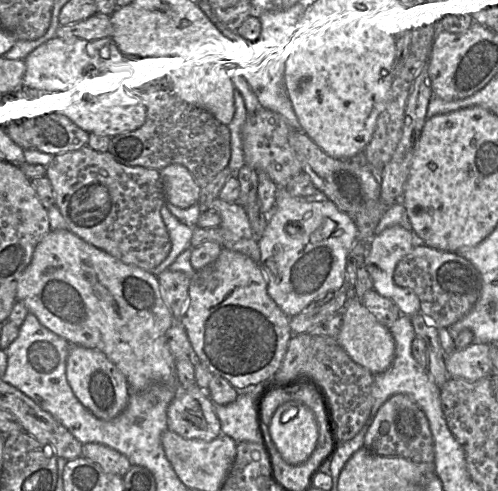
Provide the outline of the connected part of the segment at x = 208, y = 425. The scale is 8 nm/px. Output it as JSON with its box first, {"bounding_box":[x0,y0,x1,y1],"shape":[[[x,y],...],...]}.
{"bounding_box":[167,387,222,441],"shape":[[[198,387],[180,390],[167,410],[168,429],[185,439],[212,441],[222,434],[215,404]]]}

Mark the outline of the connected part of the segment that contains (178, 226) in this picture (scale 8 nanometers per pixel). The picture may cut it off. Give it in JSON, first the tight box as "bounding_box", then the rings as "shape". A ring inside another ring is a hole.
{"bounding_box":[150,204,194,277],"shape":[[[164,204],[161,208],[161,217],[168,230],[171,240],[171,251],[167,258],[150,271],[157,277],[175,261],[175,259],[186,249],[191,248],[191,240],[194,233],[194,227],[187,226],[180,222]]]}

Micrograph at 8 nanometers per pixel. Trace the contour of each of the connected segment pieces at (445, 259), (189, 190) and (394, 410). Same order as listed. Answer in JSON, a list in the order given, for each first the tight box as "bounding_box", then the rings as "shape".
[{"bounding_box":[394,245,482,328],"shape":[[[415,245],[394,271],[394,282],[414,291],[420,302],[420,313],[436,328],[448,328],[464,317],[475,305],[482,289],[482,277],[475,266],[456,252],[439,251],[426,245]]]},{"bounding_box":[159,163,201,209],"shape":[[[173,163],[159,172],[167,203],[187,209],[199,202],[201,187],[186,166]]]},{"bounding_box":[363,394,434,464],"shape":[[[395,394],[379,408],[364,437],[363,447],[386,457],[403,457],[417,463],[434,464],[434,442],[428,419],[407,394]]]}]

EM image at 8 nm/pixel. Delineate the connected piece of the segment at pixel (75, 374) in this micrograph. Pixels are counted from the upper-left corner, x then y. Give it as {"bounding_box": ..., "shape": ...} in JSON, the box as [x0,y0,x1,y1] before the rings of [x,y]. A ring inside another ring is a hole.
{"bounding_box":[66,345,130,419],"shape":[[[71,345],[66,361],[66,379],[80,403],[99,419],[114,419],[128,404],[130,389],[125,376],[99,350]]]}

